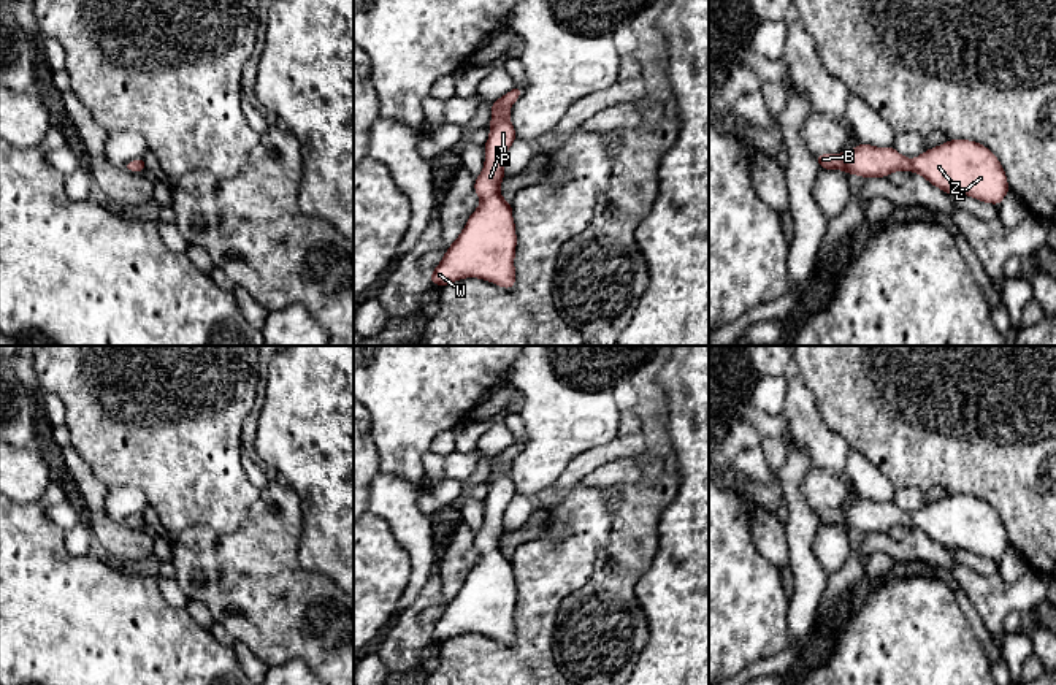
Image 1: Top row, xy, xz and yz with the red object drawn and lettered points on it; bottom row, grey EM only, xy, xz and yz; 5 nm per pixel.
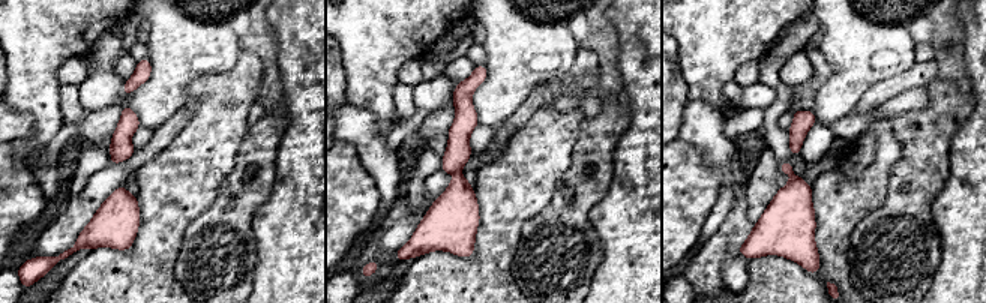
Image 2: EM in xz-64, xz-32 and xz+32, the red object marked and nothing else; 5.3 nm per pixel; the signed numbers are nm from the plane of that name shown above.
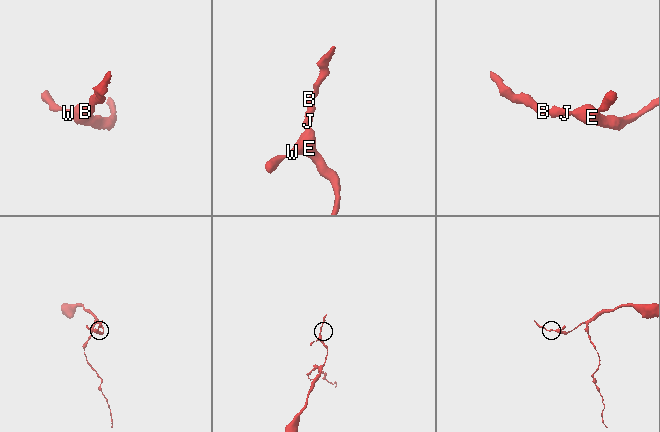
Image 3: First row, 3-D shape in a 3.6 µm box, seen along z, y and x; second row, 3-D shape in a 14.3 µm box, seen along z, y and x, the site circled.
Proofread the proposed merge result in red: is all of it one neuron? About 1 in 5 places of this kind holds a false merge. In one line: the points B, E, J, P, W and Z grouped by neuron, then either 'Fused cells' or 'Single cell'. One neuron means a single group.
Groups: B E J P W Z. Single cell

